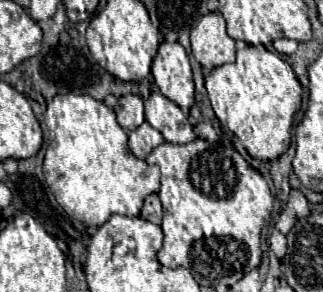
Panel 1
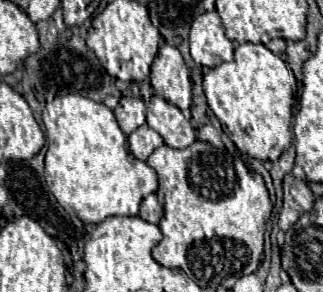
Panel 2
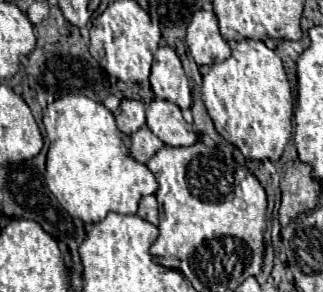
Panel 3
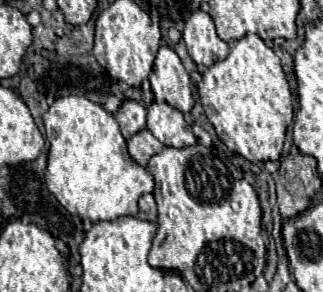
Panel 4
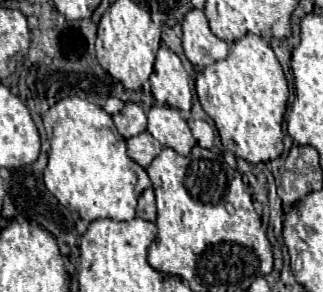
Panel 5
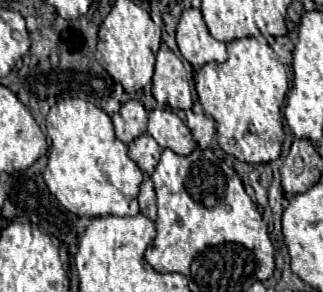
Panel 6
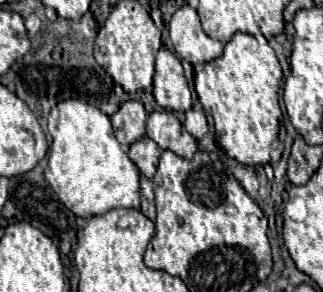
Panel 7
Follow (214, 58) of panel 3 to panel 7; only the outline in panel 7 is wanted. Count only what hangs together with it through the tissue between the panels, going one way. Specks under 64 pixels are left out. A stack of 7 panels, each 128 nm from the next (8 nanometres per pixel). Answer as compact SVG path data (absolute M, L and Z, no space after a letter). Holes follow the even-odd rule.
M188 4L174 12L170 20L170 40L176 54L192 64L210 62L218 58L224 50L222 42L212 40L208 34L204 34L196 10Z

